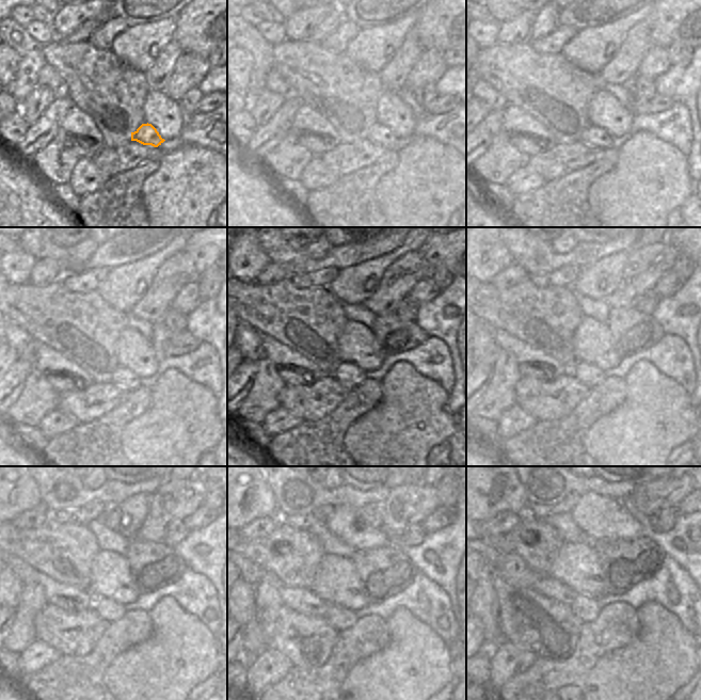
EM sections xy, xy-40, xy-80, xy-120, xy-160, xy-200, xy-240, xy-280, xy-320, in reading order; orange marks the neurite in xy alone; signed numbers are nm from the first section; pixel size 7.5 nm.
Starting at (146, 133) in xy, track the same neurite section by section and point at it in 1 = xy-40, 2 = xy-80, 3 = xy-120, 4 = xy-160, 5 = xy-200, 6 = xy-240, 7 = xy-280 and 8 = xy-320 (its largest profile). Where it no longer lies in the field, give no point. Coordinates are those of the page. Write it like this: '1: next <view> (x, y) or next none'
1: next xy-40 (388, 136)
2: next xy-80 (618, 143)
3: next xy-120 (125, 380)
4: next xy-160 (349, 375)
5: next xy-200 (590, 376)
6: next xy-240 (106, 609)
7: next xy-280 (347, 611)
8: next xy-320 (585, 610)

